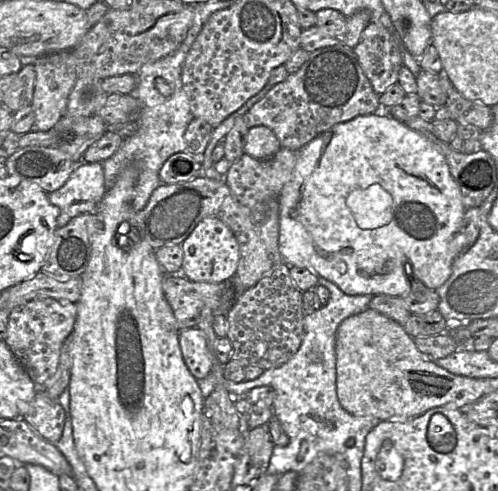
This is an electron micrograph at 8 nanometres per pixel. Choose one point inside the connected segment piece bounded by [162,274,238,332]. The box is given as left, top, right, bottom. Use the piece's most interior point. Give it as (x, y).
(187, 299)

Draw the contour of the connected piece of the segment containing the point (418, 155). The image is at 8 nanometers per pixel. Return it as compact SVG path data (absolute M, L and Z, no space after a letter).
M383 111L359 115L338 123L319 134L299 152L291 178L279 194L279 252L289 266L306 267L325 278L347 295L379 295L402 297L410 292L411 277L432 290L438 289L451 276L455 258L450 255L449 242L462 224L465 206L460 188L450 173L445 156L419 132Z

